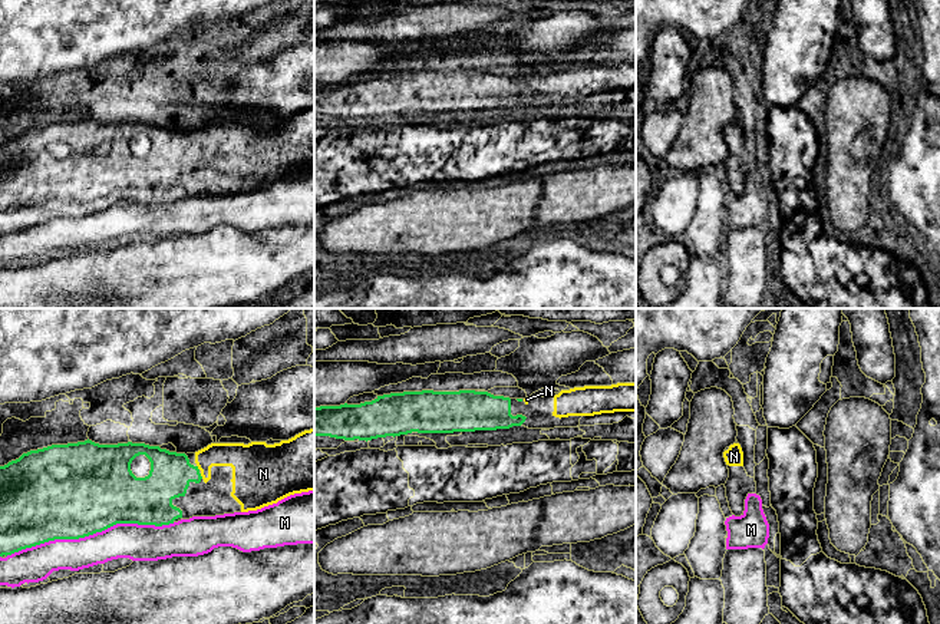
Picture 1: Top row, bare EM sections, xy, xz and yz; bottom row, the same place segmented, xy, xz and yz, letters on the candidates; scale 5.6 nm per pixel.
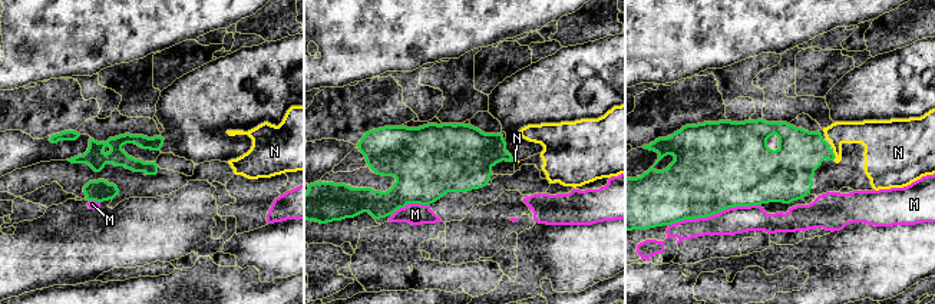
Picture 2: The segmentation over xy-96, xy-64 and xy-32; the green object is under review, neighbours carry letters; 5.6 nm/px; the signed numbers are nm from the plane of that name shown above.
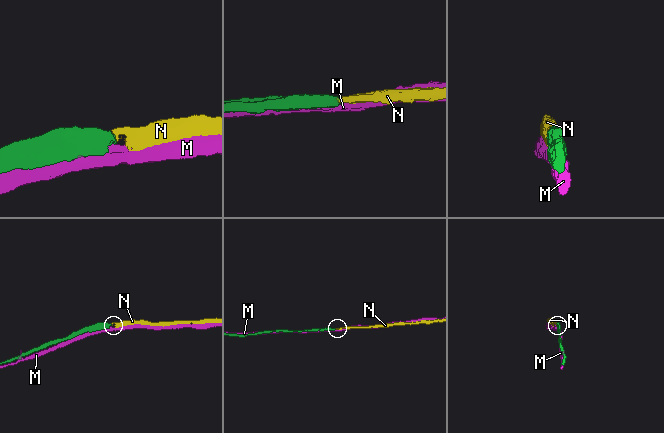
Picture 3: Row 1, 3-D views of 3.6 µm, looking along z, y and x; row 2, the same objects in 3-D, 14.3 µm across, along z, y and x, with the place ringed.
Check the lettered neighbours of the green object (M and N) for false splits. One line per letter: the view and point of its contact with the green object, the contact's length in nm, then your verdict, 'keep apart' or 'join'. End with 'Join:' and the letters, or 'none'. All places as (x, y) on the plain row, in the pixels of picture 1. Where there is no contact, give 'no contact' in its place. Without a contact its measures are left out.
M: xy (89, 213) | 950 nm | keep apart
N: xy (201, 155) | 40 nm | join
Join: N

